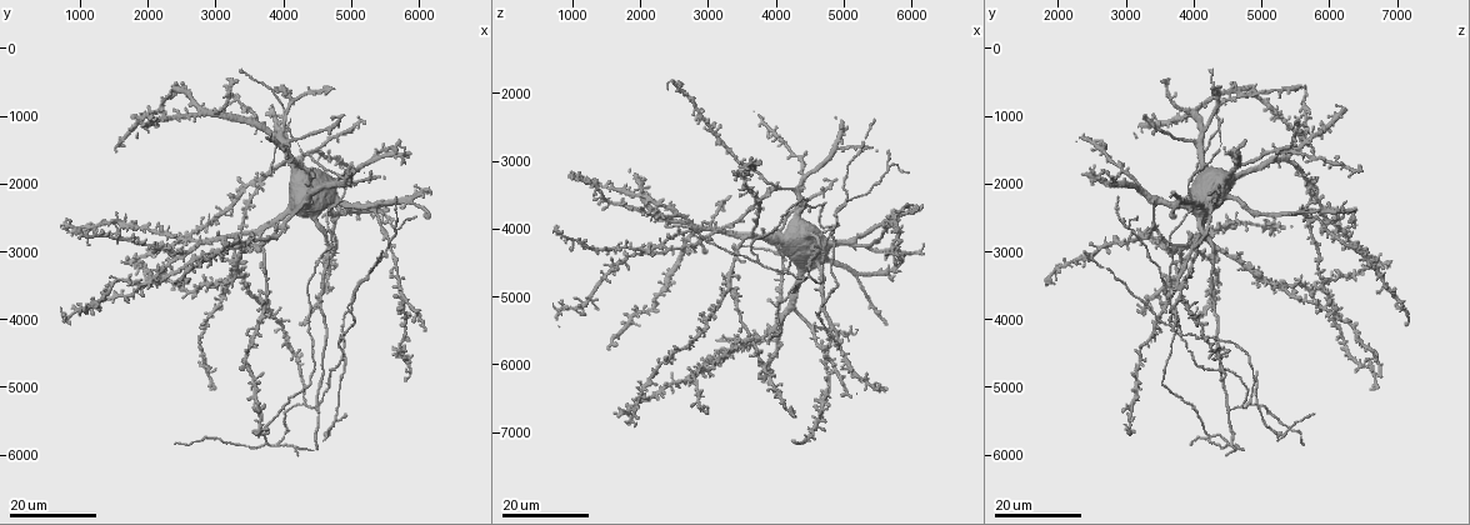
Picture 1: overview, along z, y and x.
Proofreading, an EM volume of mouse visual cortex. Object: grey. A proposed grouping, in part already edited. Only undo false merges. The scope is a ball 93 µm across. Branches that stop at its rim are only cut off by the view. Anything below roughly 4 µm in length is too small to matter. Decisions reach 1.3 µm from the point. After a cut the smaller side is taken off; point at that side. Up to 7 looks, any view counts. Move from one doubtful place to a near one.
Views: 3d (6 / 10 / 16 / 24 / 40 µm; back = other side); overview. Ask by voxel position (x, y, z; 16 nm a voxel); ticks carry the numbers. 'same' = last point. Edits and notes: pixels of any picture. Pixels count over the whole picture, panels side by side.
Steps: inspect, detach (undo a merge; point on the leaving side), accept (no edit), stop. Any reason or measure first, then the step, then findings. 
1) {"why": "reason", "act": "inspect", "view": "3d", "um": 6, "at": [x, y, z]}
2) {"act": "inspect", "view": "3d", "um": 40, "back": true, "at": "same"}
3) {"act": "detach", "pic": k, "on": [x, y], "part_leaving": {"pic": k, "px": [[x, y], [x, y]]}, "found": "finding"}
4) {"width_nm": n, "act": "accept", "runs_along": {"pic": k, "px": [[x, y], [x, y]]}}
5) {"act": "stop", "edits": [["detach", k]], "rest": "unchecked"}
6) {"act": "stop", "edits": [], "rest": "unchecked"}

{"act": "inspect", "view": "3d", "um": 16, "at": [3700, 5850, 4550]}

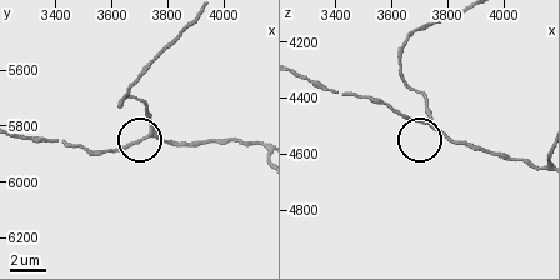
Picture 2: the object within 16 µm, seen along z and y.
{"act": "inspect", "view": "3d", "um": 10, "at": [3750, 5830, 4500]}

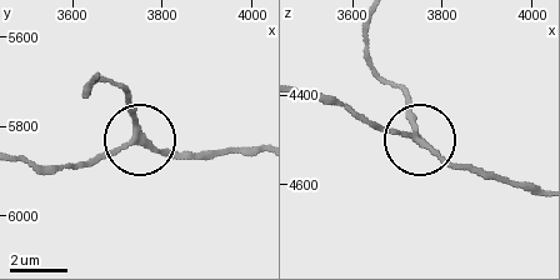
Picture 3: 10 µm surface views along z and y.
{"arms": 3, "act": "accept", "found": "continuous, no second neuron"}

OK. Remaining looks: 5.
{"act": "inspect", "view": "3d", "um": 16, "at": [4250, 5250, 4850]}

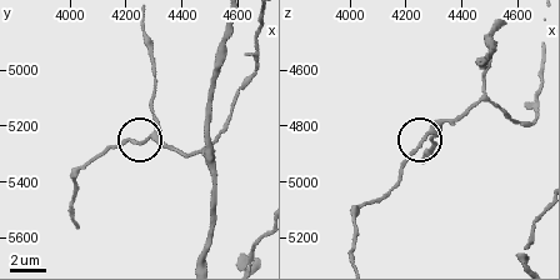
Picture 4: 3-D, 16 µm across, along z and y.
{"why": "closer look", "act": "inspect", "view": "3d", "um": 6, "at": [4290, 5240, 4810]}

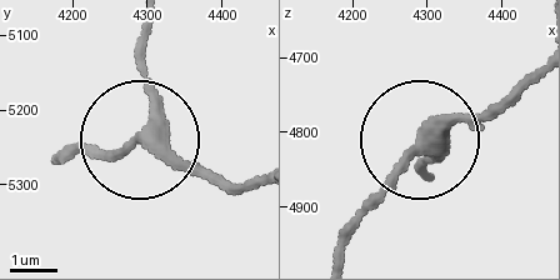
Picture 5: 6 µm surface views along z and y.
{"act": "accept", "runs_along": {"pic": 5, "px": [[529, 78], [433, 126], [421, 174]]}, "found": "all the same neuron"}

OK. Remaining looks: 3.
{"why": "looks like a crossing", "act": "inspect", "view": "3d", "um": 16, "at": [4900, 4250, 3800]}

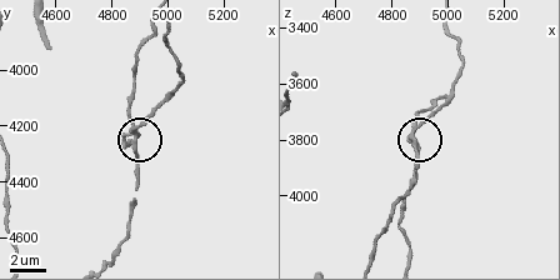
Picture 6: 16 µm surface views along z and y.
{"why": "zoom in", "act": "inspect", "view": "3d", "um": 6, "at": "same"}

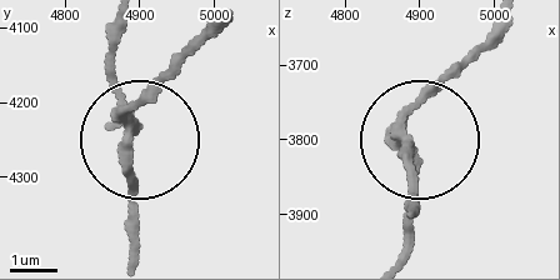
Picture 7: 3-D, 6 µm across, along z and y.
{"side_arm_um": 44, "act": "accept", "runs_along": {"pic": 7, "px": [[128, 249], [115, 25]]}, "found": "all the same neuron"}

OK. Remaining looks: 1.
{"act": "stop", "edits": [], "rest": "unchecked"}

